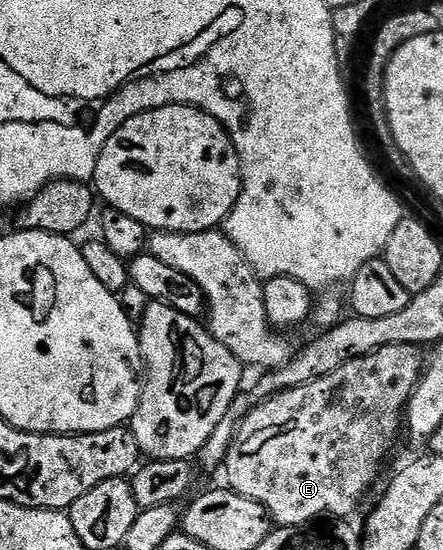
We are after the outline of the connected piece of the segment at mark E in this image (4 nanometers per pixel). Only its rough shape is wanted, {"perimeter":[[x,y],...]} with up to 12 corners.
{"perimeter":[[392,342],[260,402],[228,489],[277,526],[345,518],[427,365]]}

